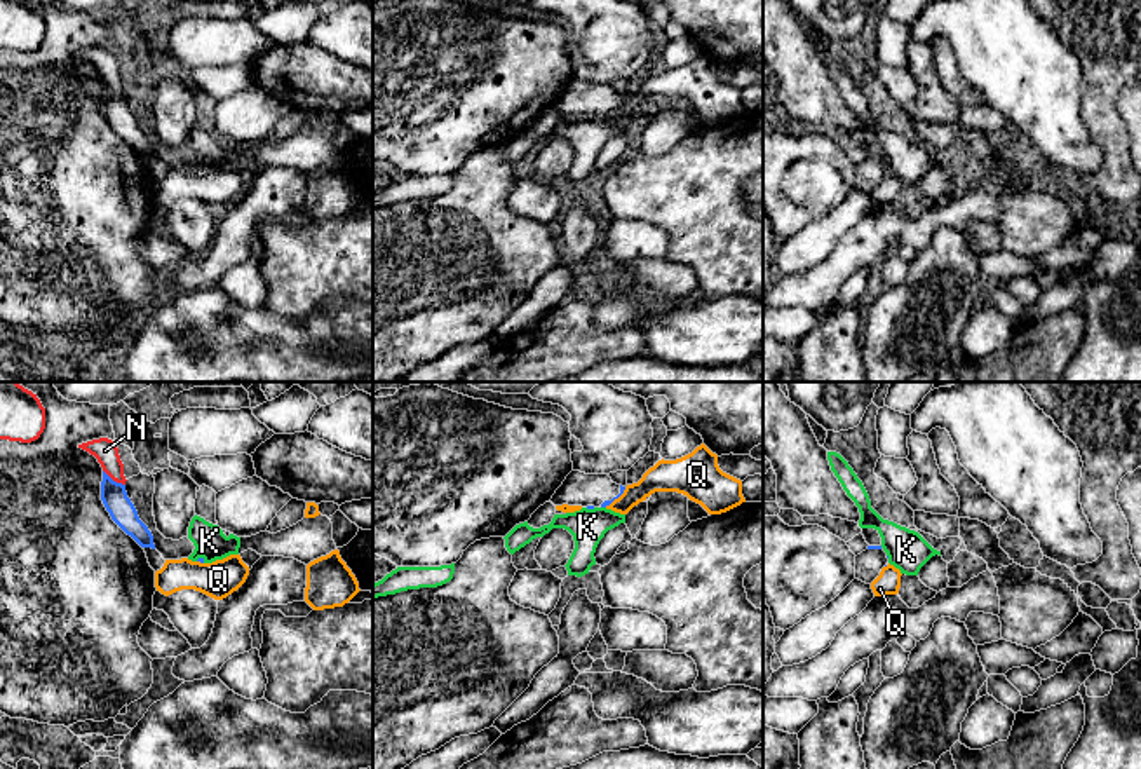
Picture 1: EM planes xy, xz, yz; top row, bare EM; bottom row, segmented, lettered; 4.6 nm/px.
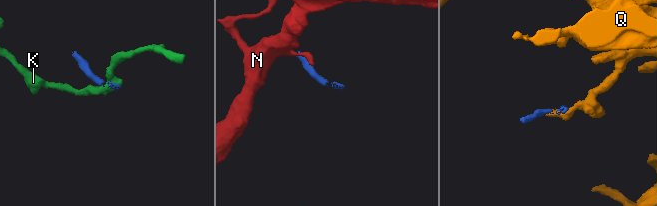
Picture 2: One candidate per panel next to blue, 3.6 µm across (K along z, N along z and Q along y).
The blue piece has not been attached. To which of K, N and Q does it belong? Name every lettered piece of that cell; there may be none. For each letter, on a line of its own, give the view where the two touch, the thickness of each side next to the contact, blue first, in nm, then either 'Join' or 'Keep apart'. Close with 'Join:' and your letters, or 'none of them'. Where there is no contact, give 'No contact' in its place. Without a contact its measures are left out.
K: Touches blue in xy. Thickness 20 nm (blue) against 150 nm. Keep apart
N: Touches blue in xy. Thickness 120 nm (blue) against 110 nm. Keep apart
Q: Touches blue in xz. Thickness 30 nm (blue) against 140 nm. Keep apart
Join: none of them

